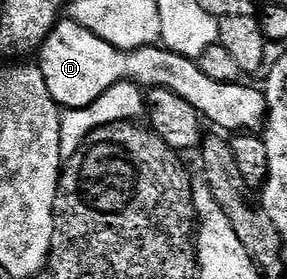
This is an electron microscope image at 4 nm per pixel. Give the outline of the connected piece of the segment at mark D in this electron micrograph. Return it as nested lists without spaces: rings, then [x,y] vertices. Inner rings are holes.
[[[60,21],[38,52],[38,66],[46,77],[50,97],[54,97],[54,101],[64,109],[88,107],[116,83],[128,80],[144,89],[165,87],[178,93],[178,97],[190,101],[190,105],[194,105],[194,109],[207,122],[209,119],[214,126],[229,133],[252,133],[256,131],[256,126],[259,128],[265,122],[269,110],[263,90],[244,87],[243,82],[210,81],[197,62],[187,59],[179,50],[163,51],[162,48],[160,45],[140,47],[125,54],[90,29],[71,21]]]

